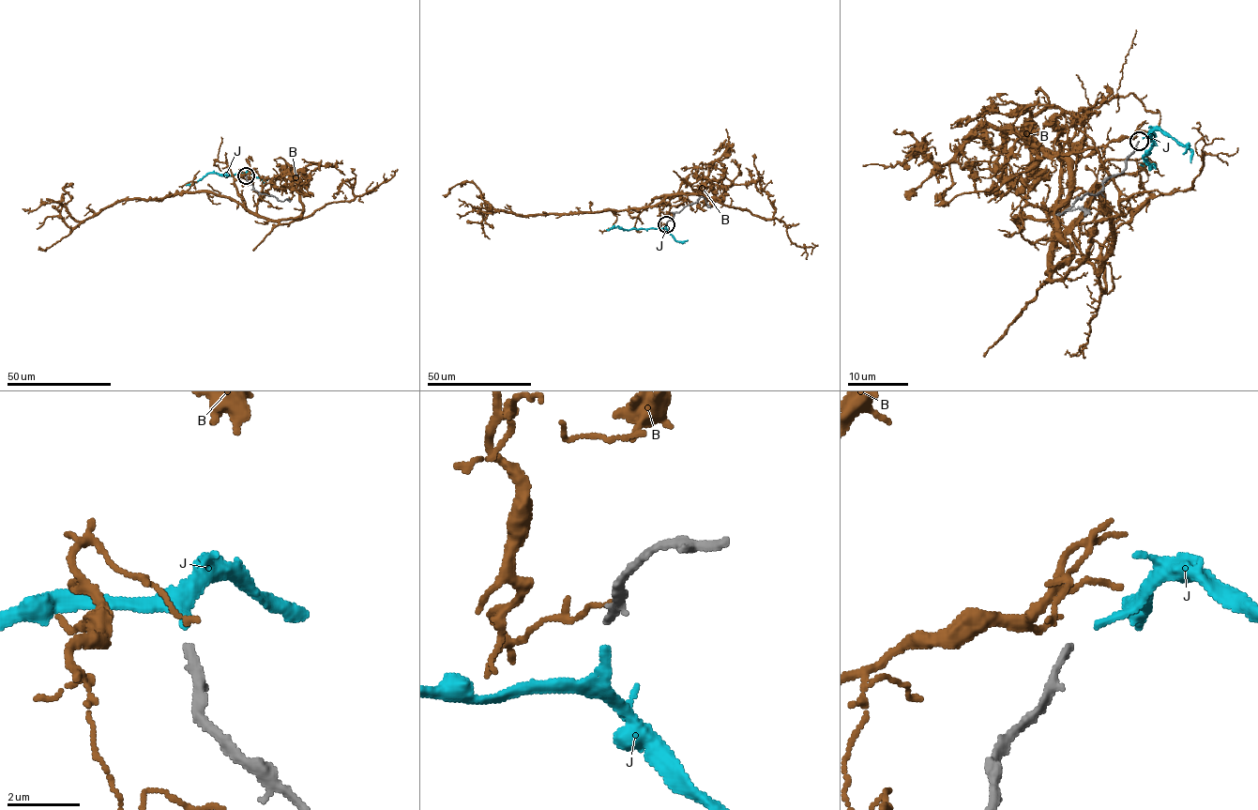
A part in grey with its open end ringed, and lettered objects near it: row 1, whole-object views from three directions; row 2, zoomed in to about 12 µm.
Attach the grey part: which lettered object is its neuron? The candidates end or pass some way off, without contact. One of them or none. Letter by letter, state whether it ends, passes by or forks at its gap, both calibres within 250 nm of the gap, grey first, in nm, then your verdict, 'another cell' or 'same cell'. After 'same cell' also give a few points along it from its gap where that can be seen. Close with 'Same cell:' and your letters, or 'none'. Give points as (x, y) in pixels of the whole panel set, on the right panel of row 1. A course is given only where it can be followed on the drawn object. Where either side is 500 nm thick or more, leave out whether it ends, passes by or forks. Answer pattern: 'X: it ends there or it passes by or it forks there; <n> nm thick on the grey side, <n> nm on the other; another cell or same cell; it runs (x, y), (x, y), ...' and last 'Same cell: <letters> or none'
B: it ends there; 200 nm thick on the grey side, 130 nm on the other; another cell
J: it ends there; 200 nm thick on the grey side, 220 nm on the other; same cell; it runs (1142, 139), (1148, 134), (1151, 139), (1150, 133), (1154, 136), (1154, 145), (1144, 159), (1151, 169)
Same cell: J

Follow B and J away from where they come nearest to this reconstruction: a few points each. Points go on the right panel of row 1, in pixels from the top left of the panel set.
B: (1136, 137), (1060, 144), (1057, 231), (1097, 188), (1109, 208), (1095, 272), (1062, 223), (1017, 218), (1054, 236)
J: (1142, 139), (1148, 134), (1151, 139), (1150, 133), (1154, 136), (1154, 145), (1144, 159), (1151, 169)

